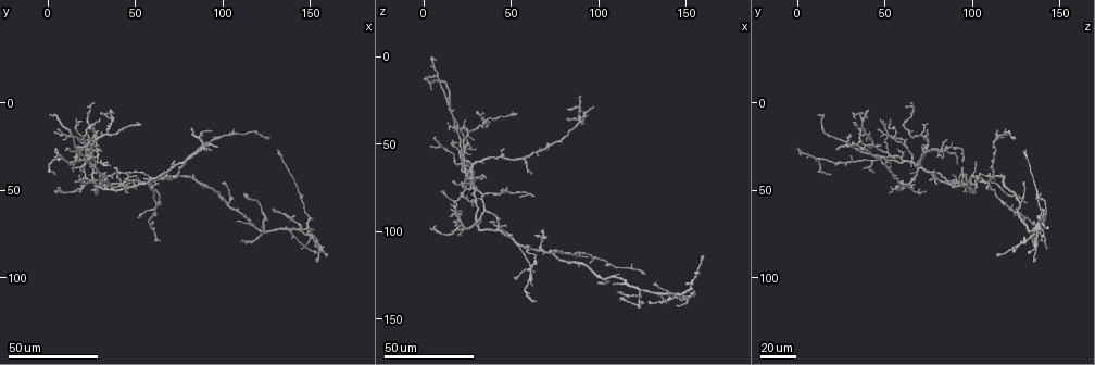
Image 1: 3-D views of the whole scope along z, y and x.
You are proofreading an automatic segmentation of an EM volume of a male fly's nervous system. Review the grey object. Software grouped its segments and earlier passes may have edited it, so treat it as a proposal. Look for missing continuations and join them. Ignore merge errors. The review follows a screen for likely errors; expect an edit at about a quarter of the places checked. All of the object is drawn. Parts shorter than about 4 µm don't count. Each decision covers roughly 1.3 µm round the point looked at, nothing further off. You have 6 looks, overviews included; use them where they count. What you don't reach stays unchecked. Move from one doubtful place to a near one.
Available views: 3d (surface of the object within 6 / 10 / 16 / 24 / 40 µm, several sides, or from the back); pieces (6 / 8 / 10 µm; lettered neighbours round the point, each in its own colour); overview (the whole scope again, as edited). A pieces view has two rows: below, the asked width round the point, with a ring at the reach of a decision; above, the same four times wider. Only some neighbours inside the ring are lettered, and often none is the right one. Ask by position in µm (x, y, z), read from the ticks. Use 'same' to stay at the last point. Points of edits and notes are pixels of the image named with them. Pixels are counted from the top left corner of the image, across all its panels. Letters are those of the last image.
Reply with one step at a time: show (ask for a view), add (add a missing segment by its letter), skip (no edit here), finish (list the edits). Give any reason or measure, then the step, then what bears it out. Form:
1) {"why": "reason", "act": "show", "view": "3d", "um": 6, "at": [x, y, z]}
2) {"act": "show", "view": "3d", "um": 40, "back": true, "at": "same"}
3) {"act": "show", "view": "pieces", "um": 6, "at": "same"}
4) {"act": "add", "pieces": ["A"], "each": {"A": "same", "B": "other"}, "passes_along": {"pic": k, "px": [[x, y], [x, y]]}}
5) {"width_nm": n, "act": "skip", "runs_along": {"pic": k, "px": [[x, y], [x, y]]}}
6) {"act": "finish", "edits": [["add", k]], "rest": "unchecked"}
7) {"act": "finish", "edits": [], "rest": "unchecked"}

{"why": "thin end", "act": "show", "view": "3d", "um": 40, "at": [29, 9, 52]}

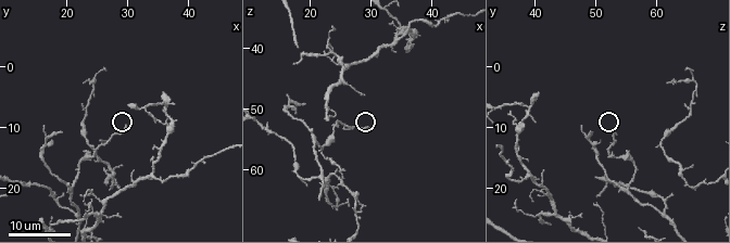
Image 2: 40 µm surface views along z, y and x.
{"act": "show", "view": "pieces", "um": 8, "at": [29.5, 10.0, 53.5]}

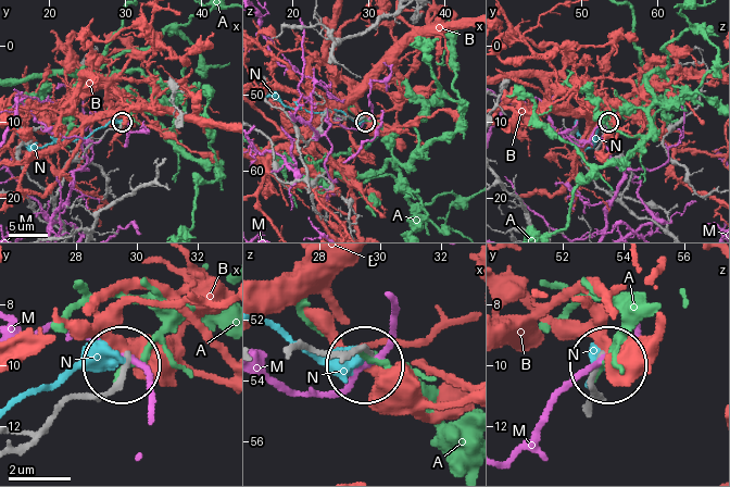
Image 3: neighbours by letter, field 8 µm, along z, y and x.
{"width_nm": 170, "act": "skip", "each": {"A": "other", "B": "other", "M": "other", "N": "other"}, "runs_along": {"pic": 3, "px": [[289, 349], [364, 354]]}, "found": "no lettered segment goes on from it"}

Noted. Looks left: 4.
{"why": "thin end", "act": "show", "view": "3d", "um": 40, "at": [10, 23, 51]}

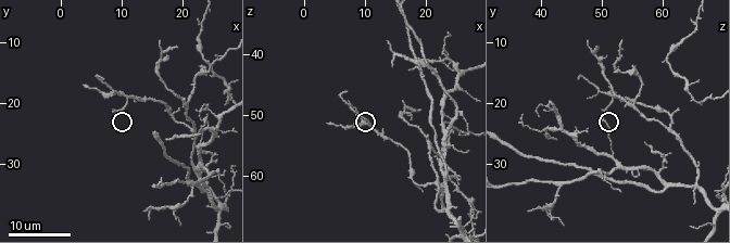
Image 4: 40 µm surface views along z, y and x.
{"act": "show", "view": "pieces", "um": 6, "at": [8.5, 21.5, 50.5]}

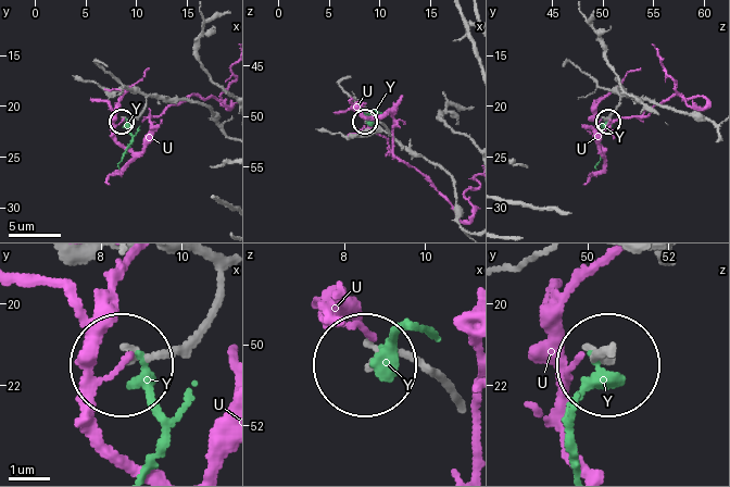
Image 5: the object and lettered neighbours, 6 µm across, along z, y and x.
{"width_nm": 180, "act": "skip", "each": {"U": "other", "Y": "other"}, "found": "none of them fits"}

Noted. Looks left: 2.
{"why": "long arm stops here", "act": "show", "view": "3d", "um": 40, "at": [1, 8, 12]}

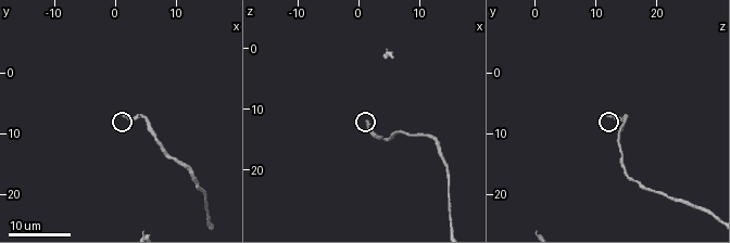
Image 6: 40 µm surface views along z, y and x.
{"why": "what lies round it", "act": "show", "view": "pieces", "um": 8, "at": [1.0, 7.5, 12.0]}

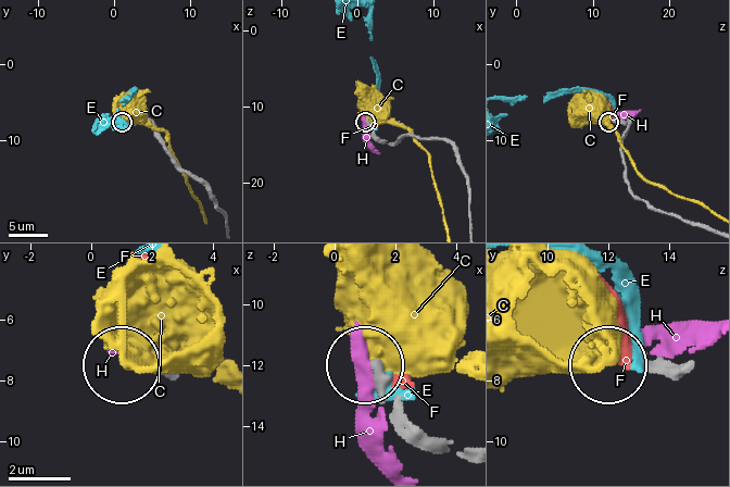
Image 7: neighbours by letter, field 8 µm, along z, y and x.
{"act": "skip", "each": {"C": "other", "E": "other", "F": "other", "H": "other"}, "found": "none of them fits"}

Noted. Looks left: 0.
{"act": "finish", "edits": [], "rest": "unchecked"}

